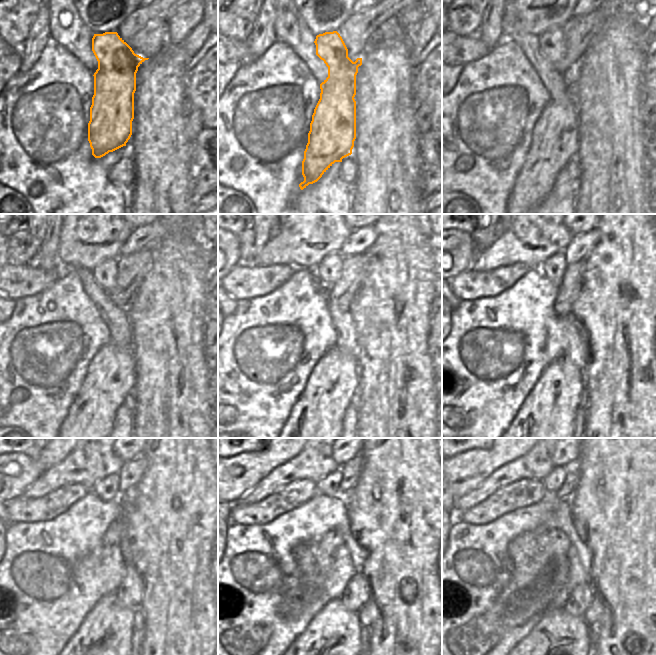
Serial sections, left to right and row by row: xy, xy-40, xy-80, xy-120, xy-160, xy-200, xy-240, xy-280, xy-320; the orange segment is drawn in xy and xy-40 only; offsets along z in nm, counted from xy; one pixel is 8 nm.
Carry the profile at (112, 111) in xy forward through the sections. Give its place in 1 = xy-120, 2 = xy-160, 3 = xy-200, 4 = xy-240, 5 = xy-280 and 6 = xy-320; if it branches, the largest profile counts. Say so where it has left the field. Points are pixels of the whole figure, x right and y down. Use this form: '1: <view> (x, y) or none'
1: xy-120 (110, 378)
2: xy-160 (316, 417)
3: xy-200 (546, 417)
4: xy-240 (103, 641)
5: xy-280 (334, 633)
6: xy-320 (558, 633)

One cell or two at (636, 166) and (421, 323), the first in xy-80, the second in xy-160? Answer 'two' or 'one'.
one

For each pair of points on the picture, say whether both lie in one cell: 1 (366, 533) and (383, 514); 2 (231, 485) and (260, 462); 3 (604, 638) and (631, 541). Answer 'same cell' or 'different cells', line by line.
1: same cell
2: same cell
3: same cell

